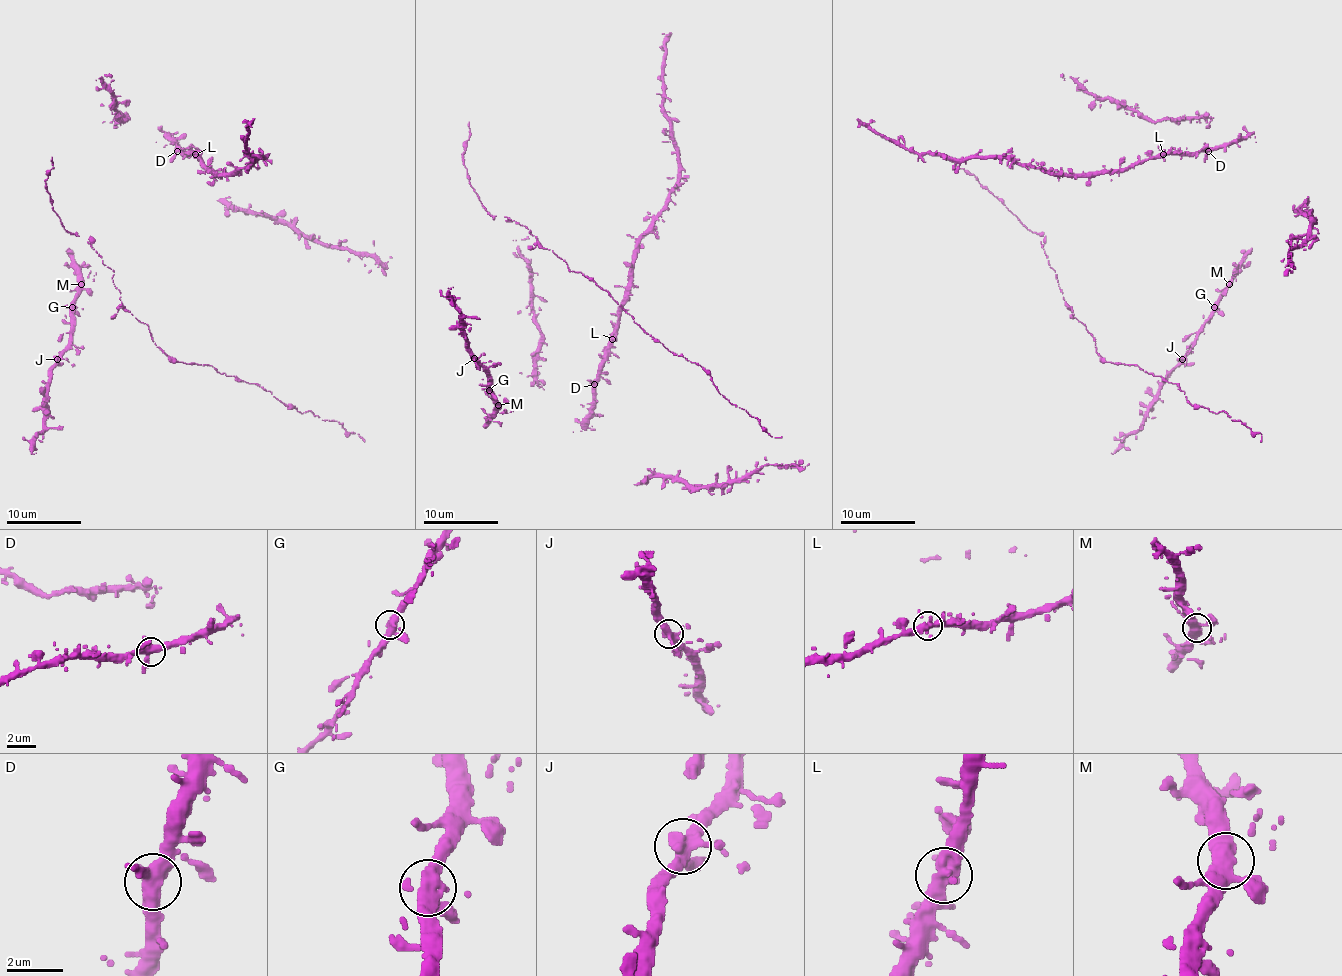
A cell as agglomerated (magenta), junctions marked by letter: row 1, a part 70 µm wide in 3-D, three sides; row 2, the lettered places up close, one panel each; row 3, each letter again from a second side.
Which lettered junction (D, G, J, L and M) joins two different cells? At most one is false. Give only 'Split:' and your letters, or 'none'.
Split: none

